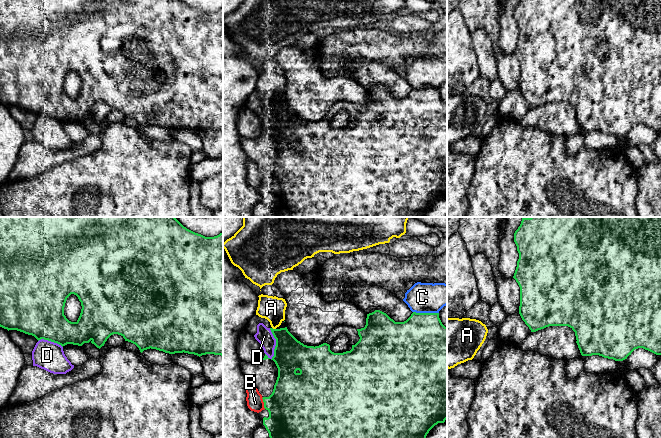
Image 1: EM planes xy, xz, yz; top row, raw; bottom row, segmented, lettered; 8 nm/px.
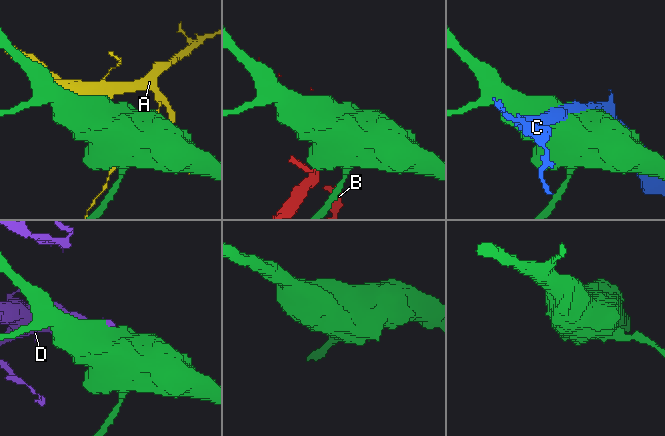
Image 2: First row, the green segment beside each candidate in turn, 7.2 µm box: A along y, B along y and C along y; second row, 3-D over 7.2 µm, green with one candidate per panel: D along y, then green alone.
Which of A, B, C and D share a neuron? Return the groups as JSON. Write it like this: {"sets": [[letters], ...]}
{"sets": [["A"], ["B"], ["C"], ["D"]]}

